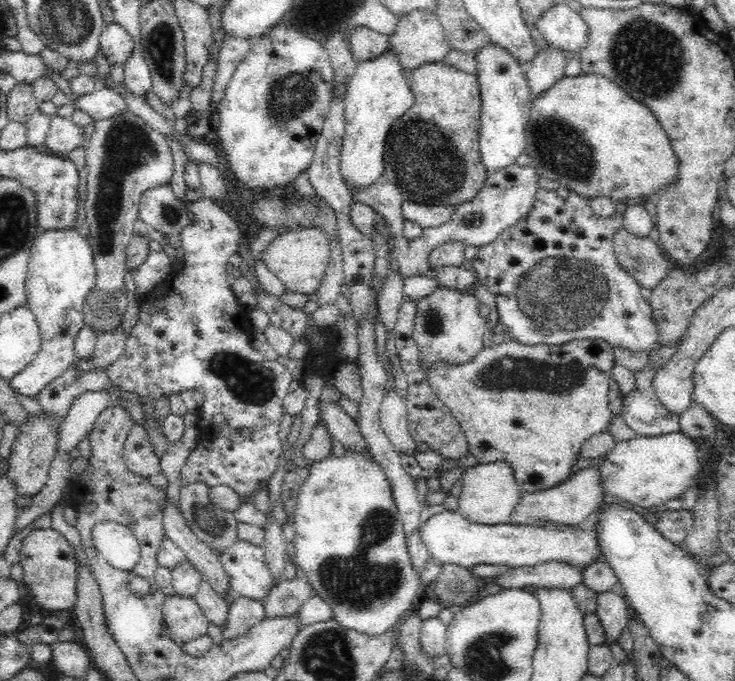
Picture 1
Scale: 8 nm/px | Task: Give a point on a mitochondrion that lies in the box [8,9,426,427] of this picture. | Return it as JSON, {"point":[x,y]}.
{"point":[127,145]}

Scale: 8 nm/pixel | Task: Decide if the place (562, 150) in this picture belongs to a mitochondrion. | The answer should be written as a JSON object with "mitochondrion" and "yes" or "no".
{"mitochondrion":"yes"}

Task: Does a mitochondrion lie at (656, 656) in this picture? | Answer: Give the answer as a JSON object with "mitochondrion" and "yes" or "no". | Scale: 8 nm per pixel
{"mitochondrion":"no"}

